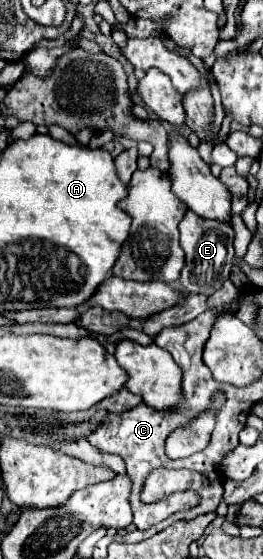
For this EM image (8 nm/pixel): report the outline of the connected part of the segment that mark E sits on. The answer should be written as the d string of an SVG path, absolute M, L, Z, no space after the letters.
M185 212L185 218L179 222L181 232L181 248L185 250L185 268L181 270L179 284L187 292L197 294L213 294L221 288L221 284L229 278L233 268L233 226L219 220L205 220L201 216L195 216L193 212Z

